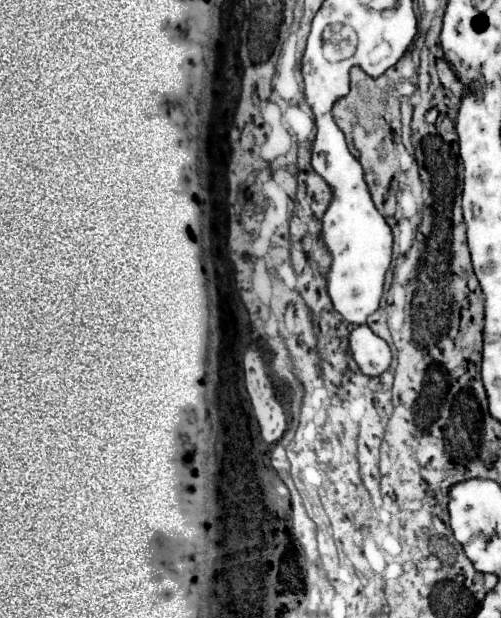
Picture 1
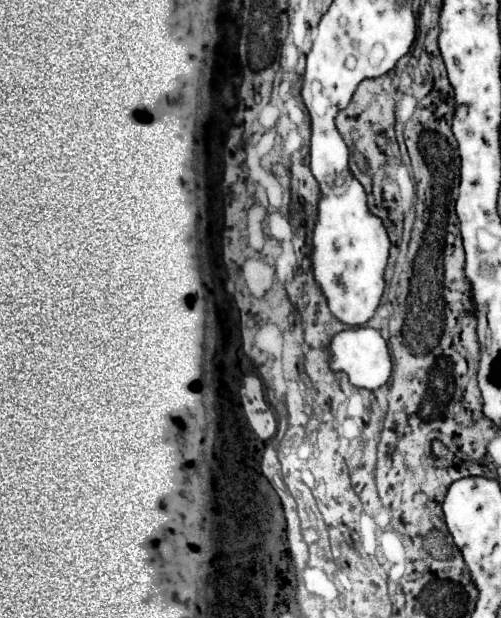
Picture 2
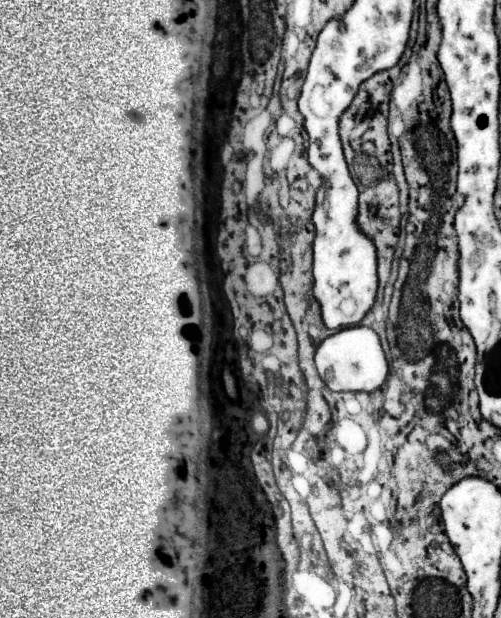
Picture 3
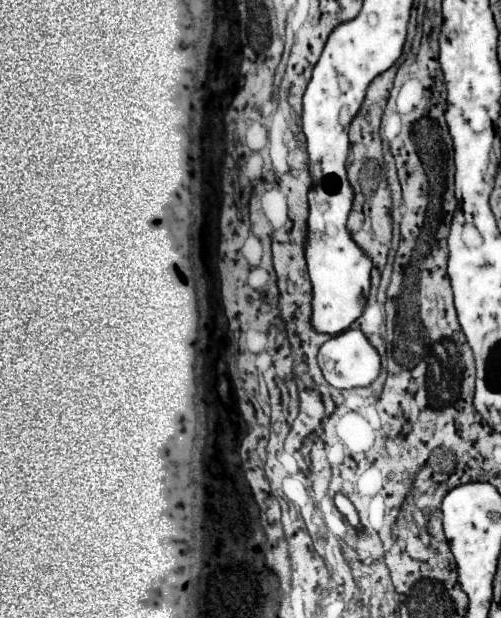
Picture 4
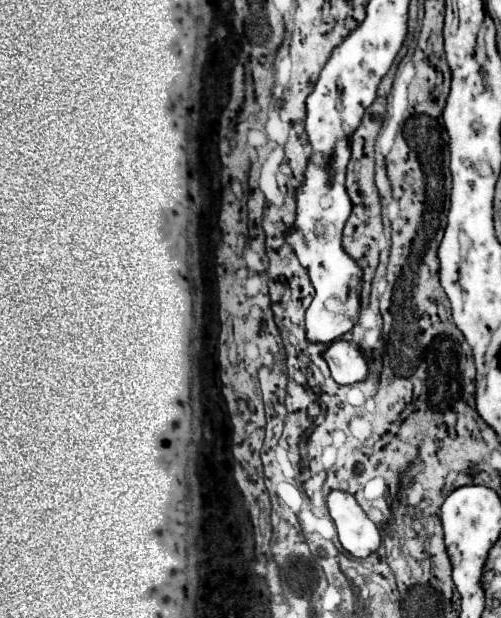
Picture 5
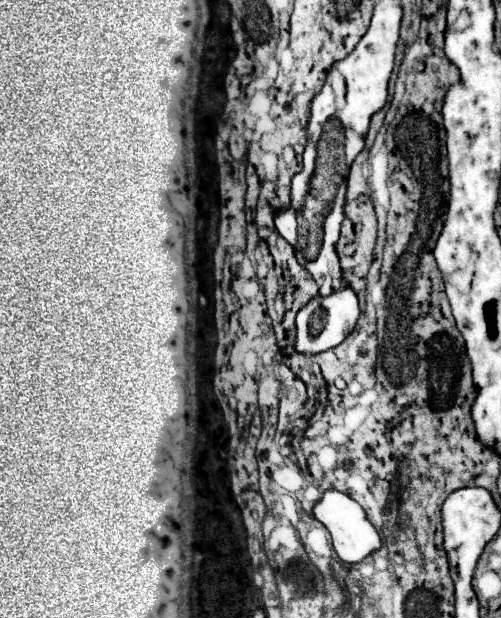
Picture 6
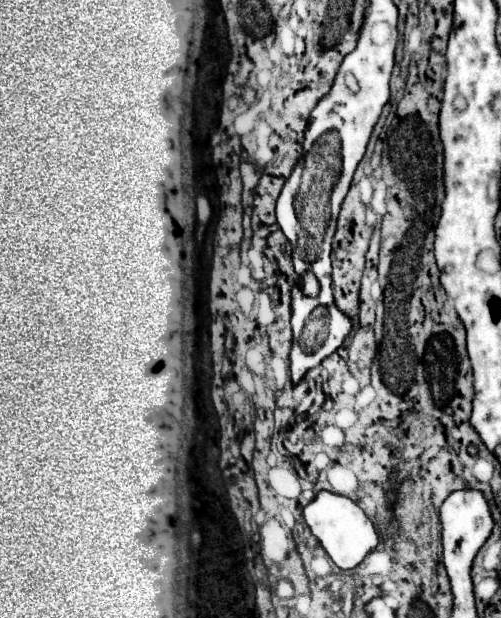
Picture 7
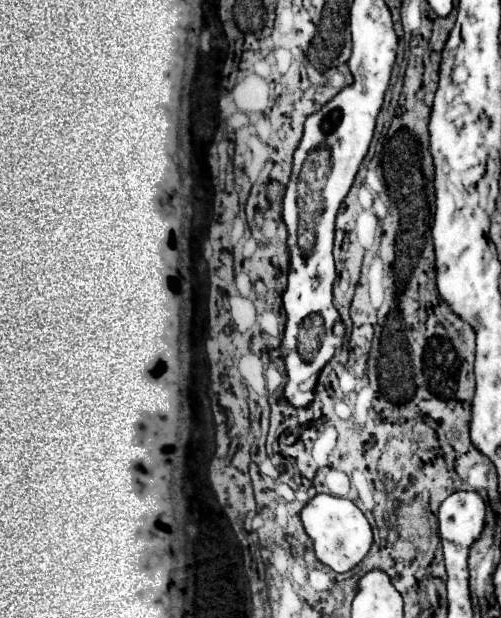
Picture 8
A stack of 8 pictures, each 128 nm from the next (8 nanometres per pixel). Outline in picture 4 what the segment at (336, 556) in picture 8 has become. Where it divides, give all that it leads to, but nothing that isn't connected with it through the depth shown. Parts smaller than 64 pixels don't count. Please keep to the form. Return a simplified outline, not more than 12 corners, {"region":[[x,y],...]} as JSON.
{"region":[[336,494],[338,510],[348,518],[352,526],[360,526],[356,508],[352,502]]}

